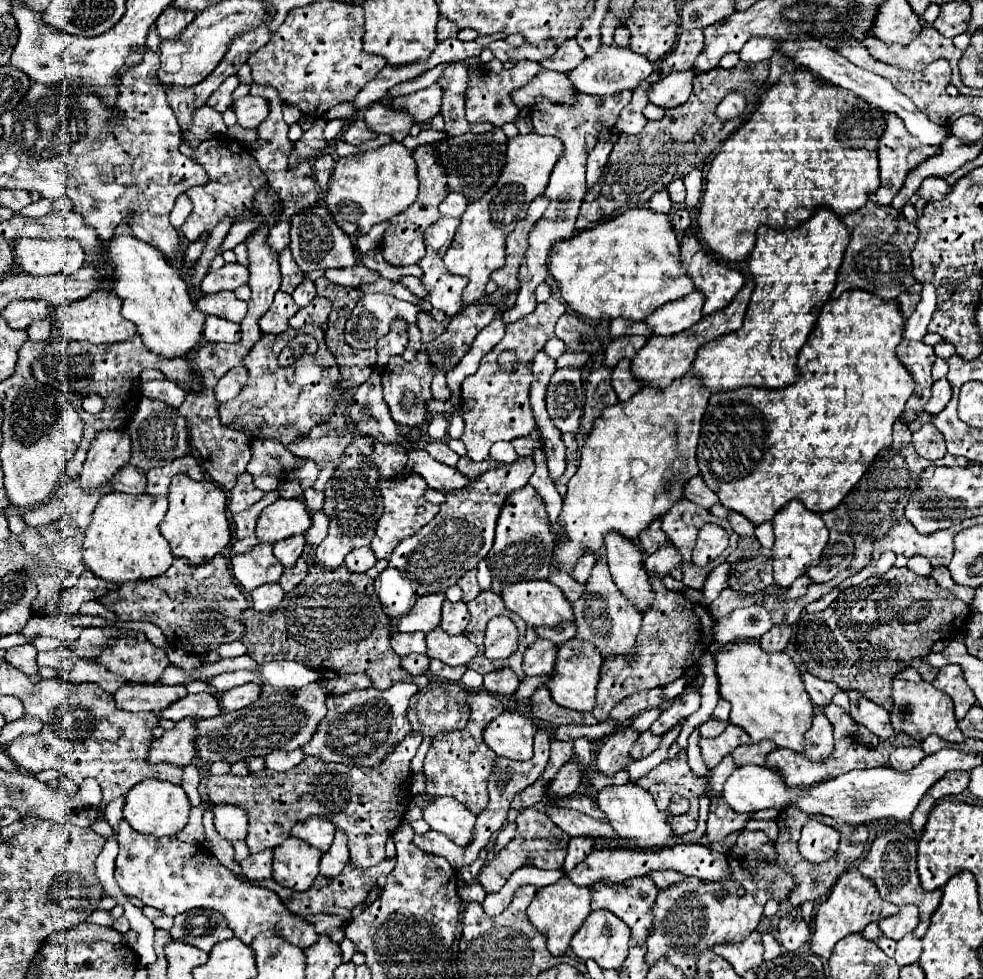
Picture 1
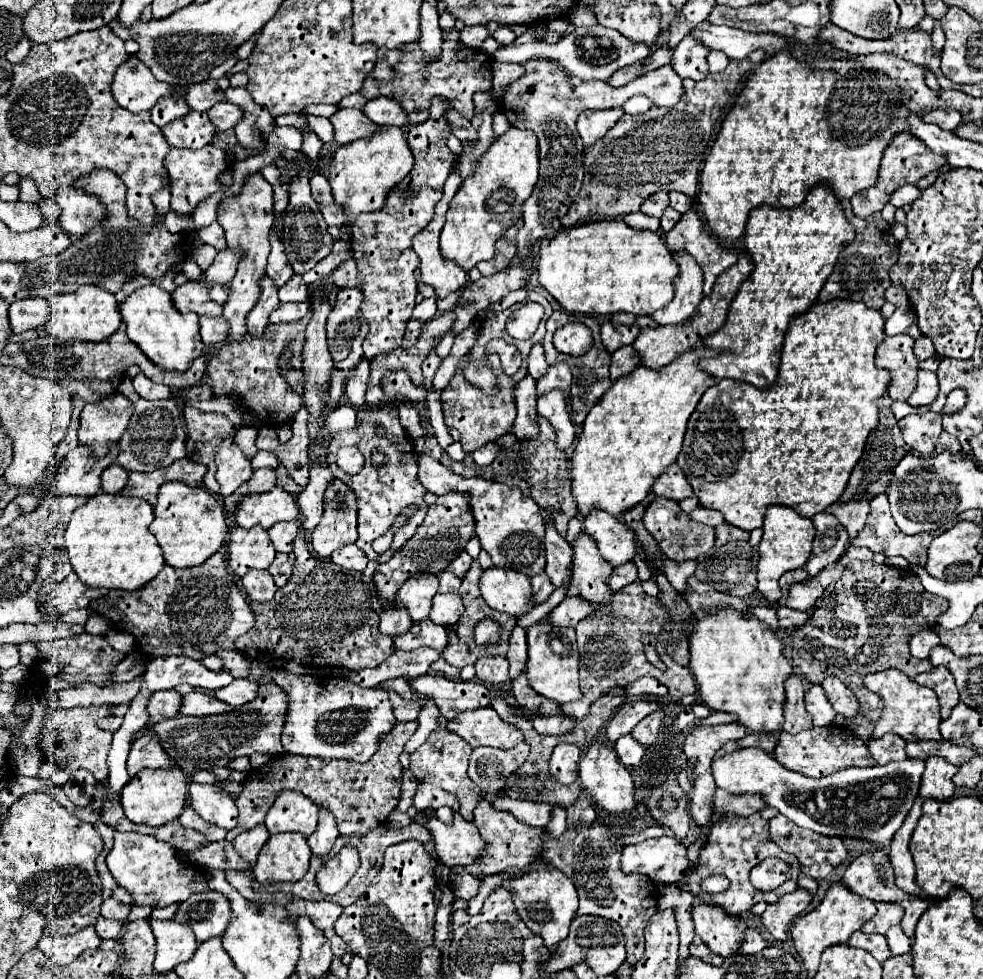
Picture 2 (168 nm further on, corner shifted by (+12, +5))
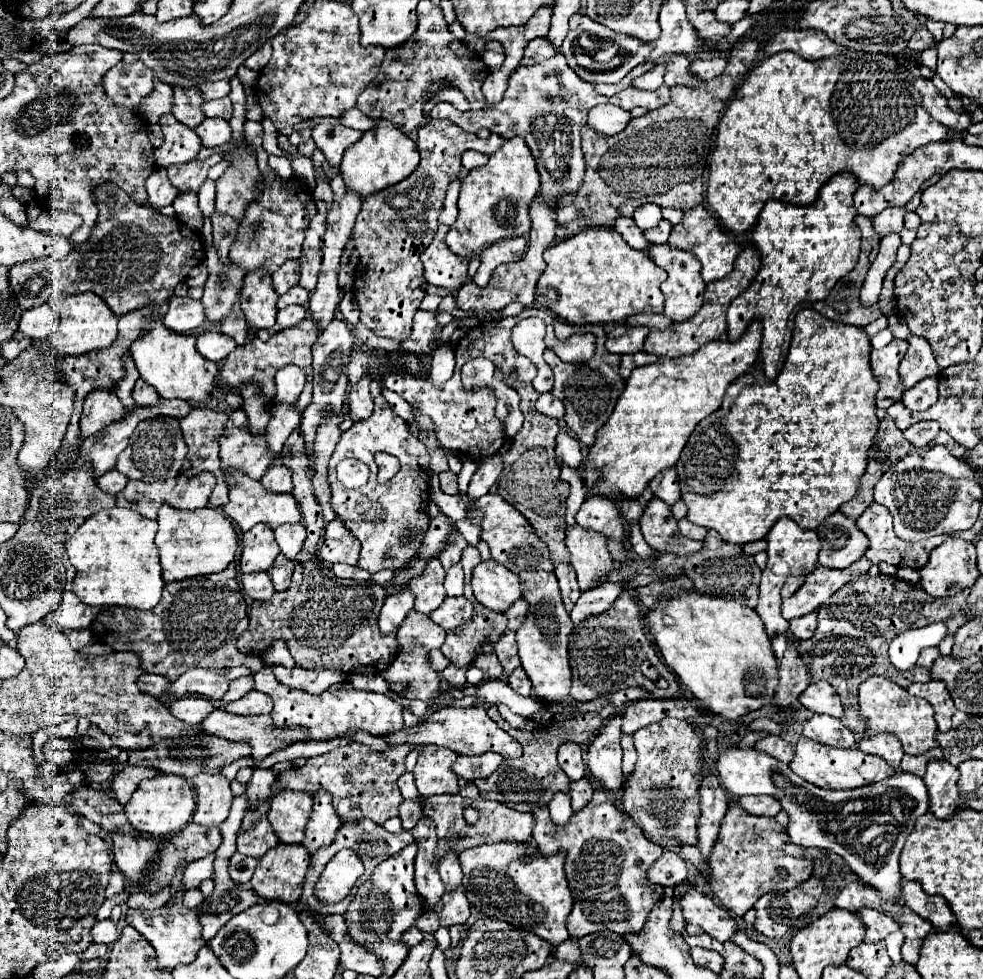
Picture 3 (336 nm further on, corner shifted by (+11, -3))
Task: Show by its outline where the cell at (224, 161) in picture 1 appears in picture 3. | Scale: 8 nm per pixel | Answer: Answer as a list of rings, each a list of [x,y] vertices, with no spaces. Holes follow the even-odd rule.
[[[213,155],[205,161],[189,161],[185,165],[171,165],[167,167],[167,173],[169,173],[169,181],[181,191],[199,191],[203,187],[203,183],[207,181],[207,171],[217,163],[221,161],[223,157],[221,155]]]

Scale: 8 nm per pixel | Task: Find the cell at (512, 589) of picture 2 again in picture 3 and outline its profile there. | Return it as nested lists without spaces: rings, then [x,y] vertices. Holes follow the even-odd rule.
[[[493,559],[477,565],[471,585],[475,599],[495,613],[505,613],[505,609],[509,609],[523,595],[519,577]]]

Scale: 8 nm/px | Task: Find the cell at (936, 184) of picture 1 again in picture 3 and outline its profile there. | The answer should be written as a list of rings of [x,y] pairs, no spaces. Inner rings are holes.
[[[889,207],[881,211],[877,217],[873,217],[873,225],[879,233],[879,237],[891,233],[891,231],[901,231],[903,229],[903,219],[905,219],[905,207]]]

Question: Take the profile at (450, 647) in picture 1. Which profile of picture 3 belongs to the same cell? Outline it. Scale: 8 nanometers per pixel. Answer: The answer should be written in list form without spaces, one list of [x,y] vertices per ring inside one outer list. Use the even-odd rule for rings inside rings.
[[[411,611],[403,621],[401,629],[397,631],[397,641],[399,641],[399,651],[409,651],[415,649],[417,645],[425,649],[441,649],[445,641],[445,629],[433,623],[429,615]]]

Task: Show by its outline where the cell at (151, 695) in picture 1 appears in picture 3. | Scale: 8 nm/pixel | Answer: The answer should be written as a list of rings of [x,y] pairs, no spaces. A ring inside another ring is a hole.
[[[205,697],[175,699],[167,707],[173,713],[173,717],[177,717],[179,721],[185,721],[185,725],[199,725],[215,709],[213,703]]]

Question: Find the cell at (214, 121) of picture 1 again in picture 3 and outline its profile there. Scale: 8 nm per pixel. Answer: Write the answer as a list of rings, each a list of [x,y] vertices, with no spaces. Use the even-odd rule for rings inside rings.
[[[161,81],[155,83],[155,89],[149,97],[145,97],[141,101],[141,117],[147,121],[147,123],[157,123],[161,115],[165,115],[167,111],[171,111],[171,105],[173,103],[173,89]]]

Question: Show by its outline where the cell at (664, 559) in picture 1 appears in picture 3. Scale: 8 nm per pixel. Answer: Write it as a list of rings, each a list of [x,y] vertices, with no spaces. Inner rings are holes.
[[[601,583],[599,587],[595,589],[589,589],[585,593],[581,593],[577,605],[573,607],[573,611],[569,613],[573,623],[581,623],[593,615],[601,615],[605,613],[613,601],[625,591],[623,585],[613,585],[613,583]]]

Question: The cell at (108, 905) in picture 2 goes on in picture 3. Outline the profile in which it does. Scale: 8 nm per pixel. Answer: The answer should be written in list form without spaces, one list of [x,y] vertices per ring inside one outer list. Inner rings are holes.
[[[103,919],[103,921],[97,921],[91,929],[91,937],[95,943],[113,943],[117,937],[119,937],[119,931],[117,931],[117,923],[111,921],[111,919]]]

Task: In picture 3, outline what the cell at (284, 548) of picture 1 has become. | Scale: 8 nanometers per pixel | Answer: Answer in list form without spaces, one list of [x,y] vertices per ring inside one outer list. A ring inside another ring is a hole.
[[[301,523],[281,525],[275,529],[275,541],[279,543],[279,549],[285,557],[295,559],[295,555],[299,553],[299,549],[305,541],[305,527]]]

